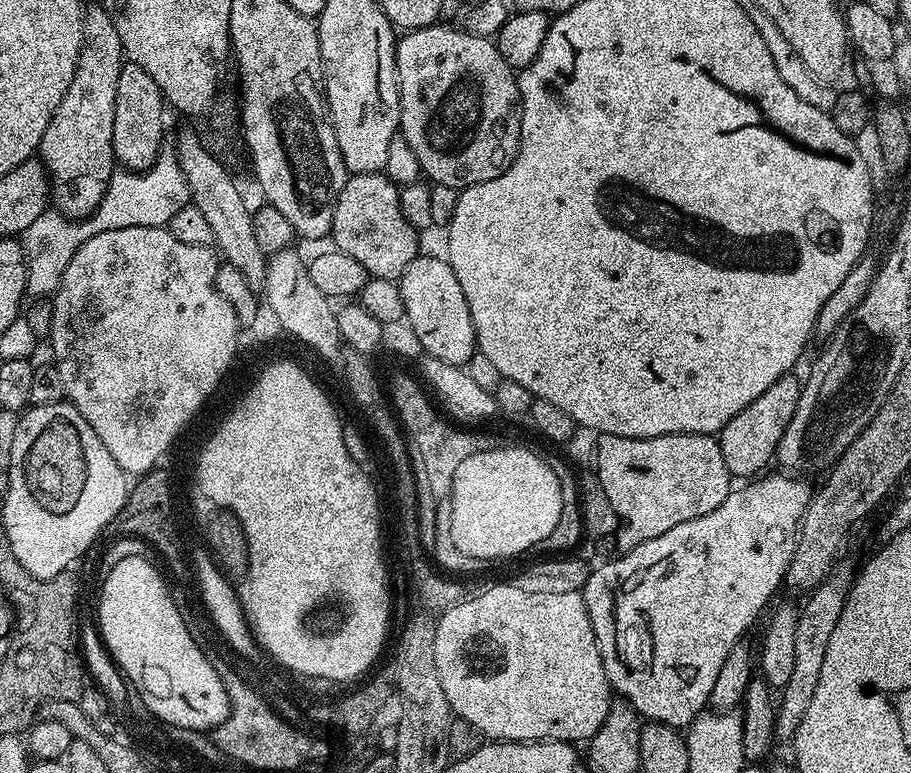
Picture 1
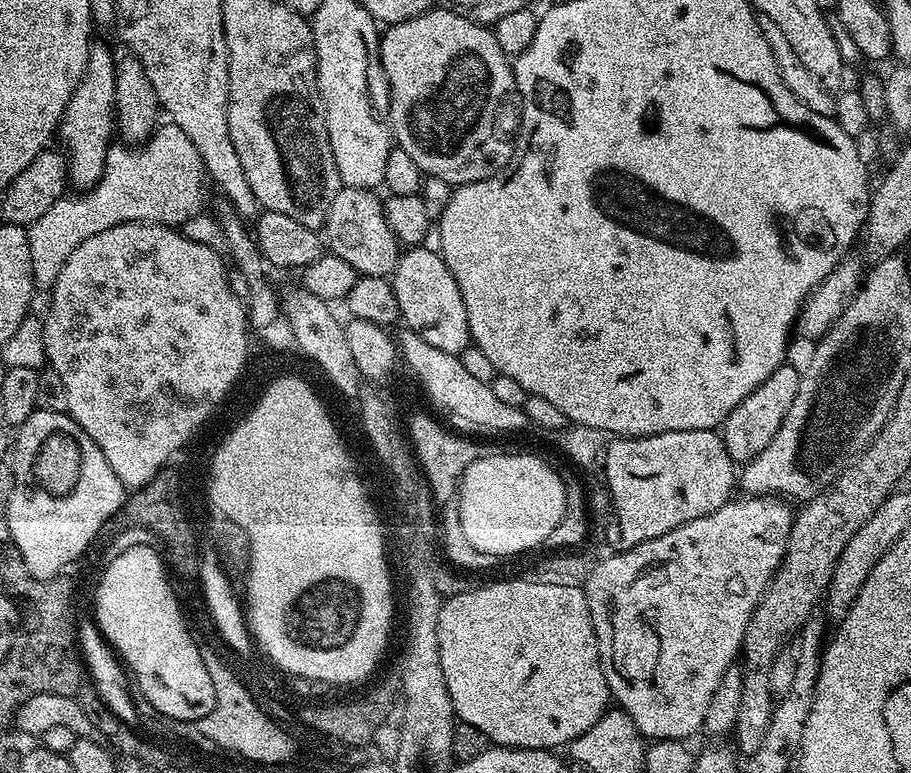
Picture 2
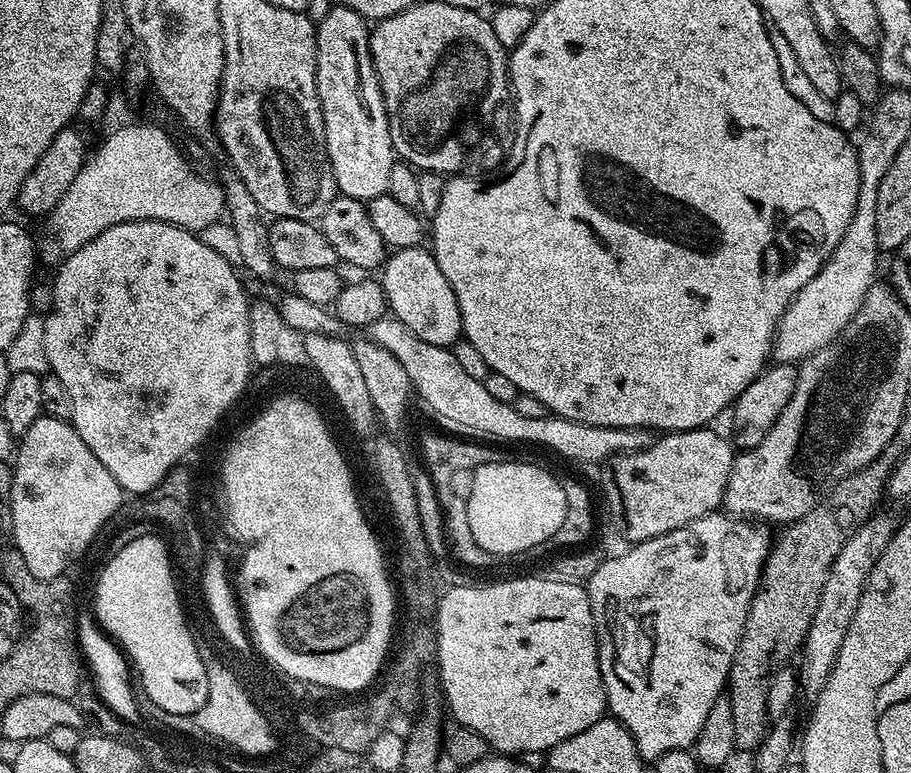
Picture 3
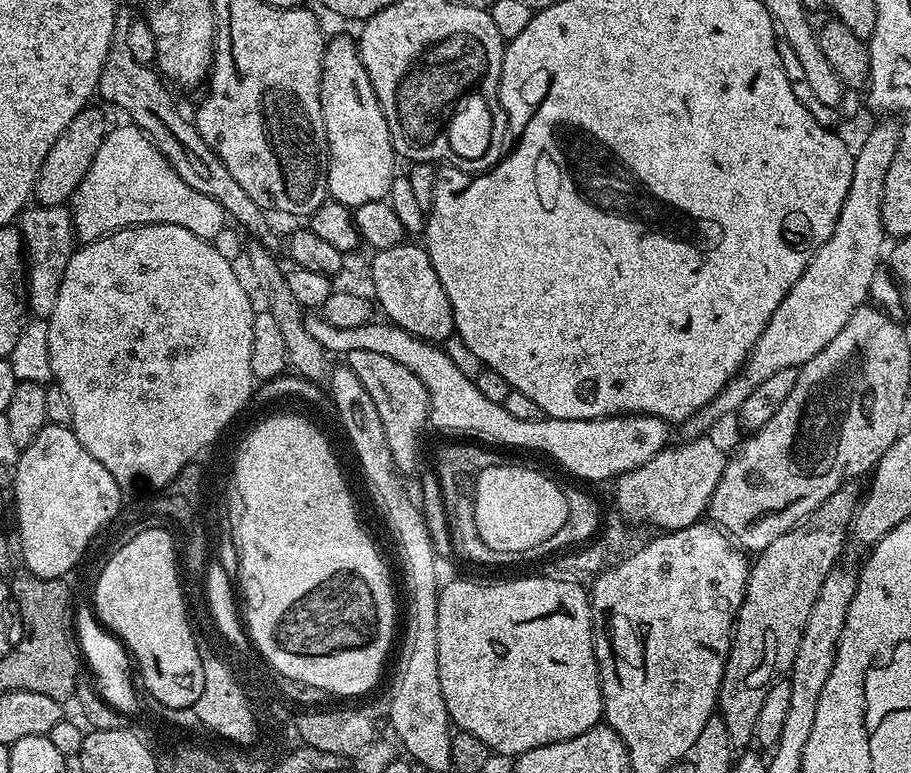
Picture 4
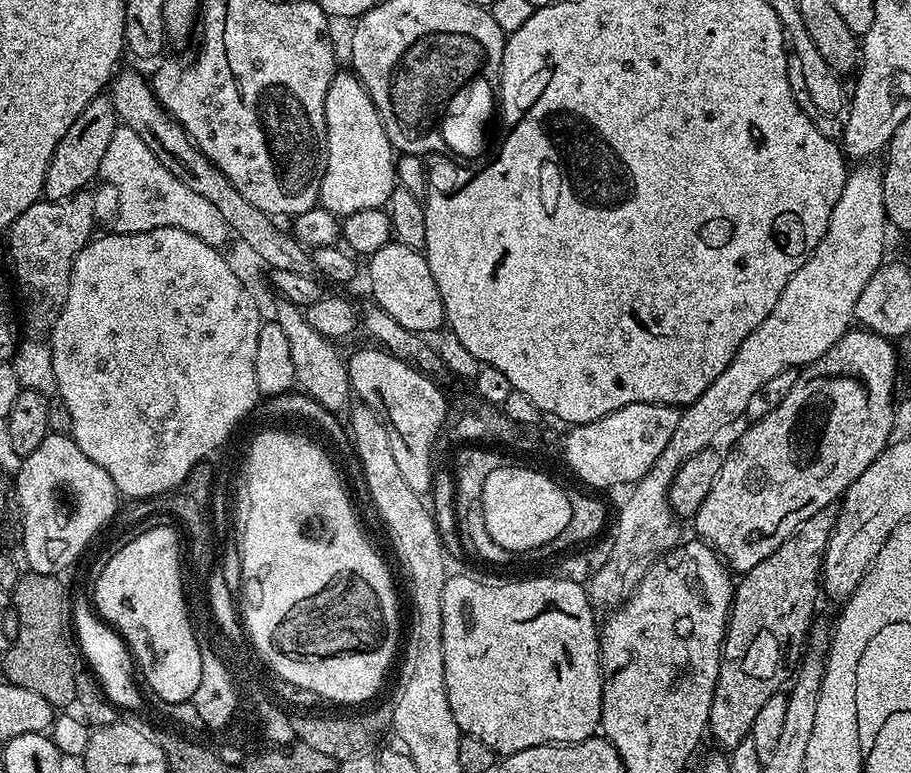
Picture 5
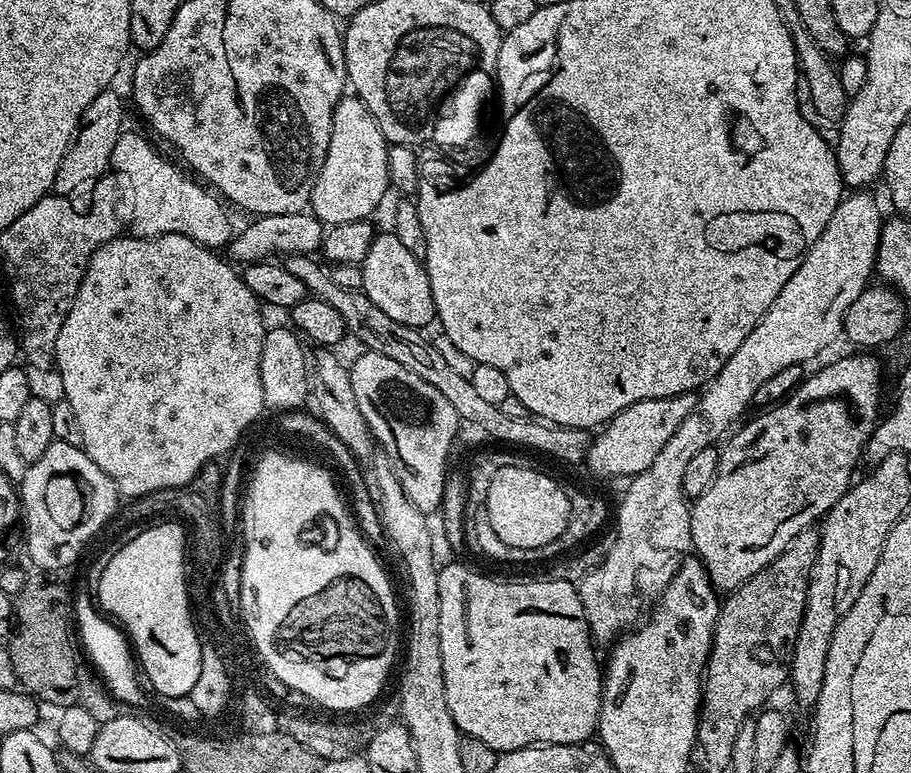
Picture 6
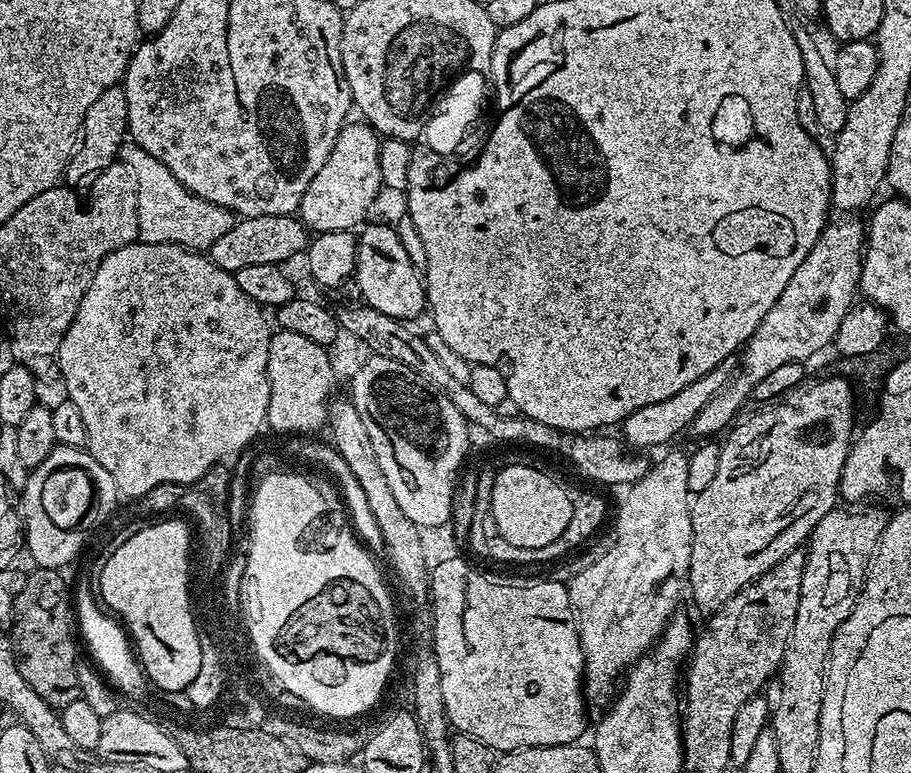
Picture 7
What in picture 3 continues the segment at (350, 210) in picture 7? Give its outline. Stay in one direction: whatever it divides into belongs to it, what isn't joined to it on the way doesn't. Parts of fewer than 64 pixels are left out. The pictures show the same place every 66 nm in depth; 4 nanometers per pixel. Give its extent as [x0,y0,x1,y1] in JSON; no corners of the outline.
[316,6,398,202]

